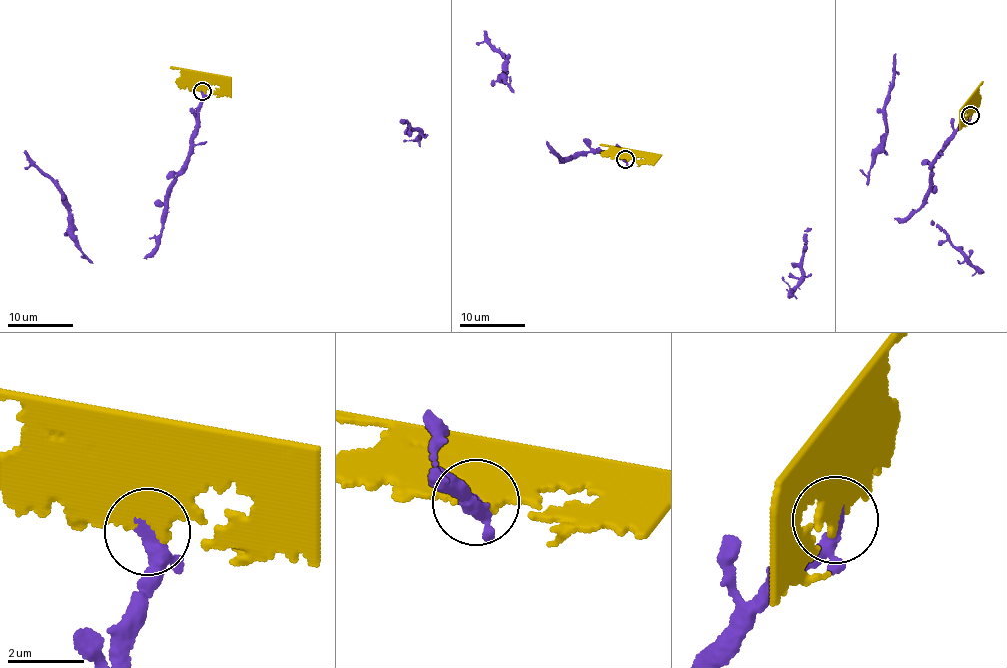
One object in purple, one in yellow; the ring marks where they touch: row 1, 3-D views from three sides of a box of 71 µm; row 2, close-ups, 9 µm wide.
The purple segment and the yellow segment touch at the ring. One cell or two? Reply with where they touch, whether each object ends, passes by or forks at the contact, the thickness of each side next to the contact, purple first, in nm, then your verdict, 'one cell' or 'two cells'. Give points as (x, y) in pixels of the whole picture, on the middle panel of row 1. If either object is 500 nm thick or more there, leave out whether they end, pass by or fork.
at (625, 159); purple passes by; yellow ends there; 280 nm thick on the purple side, 460 nm on the other; two cells

